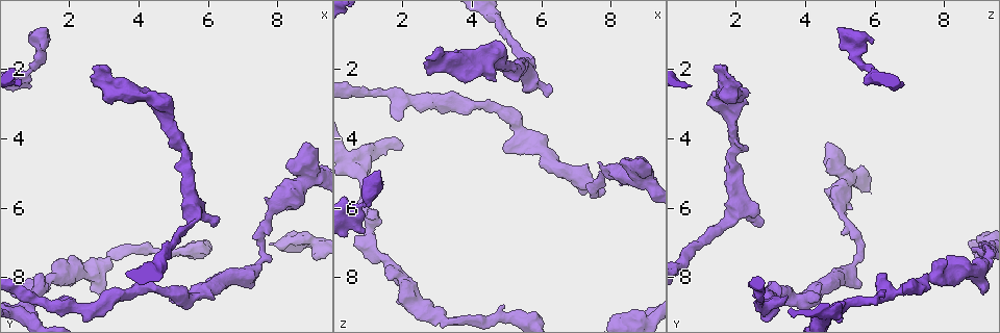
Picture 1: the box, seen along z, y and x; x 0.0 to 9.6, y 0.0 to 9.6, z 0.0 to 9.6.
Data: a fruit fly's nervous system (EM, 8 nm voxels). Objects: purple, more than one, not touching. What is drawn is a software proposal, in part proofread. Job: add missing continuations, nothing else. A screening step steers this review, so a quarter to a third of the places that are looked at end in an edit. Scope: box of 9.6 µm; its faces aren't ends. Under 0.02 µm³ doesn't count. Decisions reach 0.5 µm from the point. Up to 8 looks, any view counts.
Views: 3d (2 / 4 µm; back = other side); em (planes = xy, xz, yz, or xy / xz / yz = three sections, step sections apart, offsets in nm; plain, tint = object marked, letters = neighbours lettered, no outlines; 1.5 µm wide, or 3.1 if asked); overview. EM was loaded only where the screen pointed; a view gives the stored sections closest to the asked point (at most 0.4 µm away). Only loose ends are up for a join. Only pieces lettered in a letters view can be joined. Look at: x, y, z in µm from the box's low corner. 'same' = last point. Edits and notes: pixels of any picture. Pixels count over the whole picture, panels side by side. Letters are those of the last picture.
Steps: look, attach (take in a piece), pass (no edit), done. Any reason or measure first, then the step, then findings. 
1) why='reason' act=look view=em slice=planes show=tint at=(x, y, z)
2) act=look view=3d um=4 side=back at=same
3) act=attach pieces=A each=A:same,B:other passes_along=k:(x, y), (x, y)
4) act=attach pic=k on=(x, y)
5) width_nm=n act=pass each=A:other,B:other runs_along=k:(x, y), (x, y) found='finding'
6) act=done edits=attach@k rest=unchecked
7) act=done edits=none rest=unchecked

act=look view=em slice=planes show=letters at=(3.05, 2.00, 1.35)

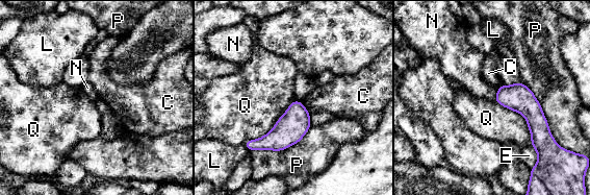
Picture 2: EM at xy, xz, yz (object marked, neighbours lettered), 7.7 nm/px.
width_nm=190 act=pass each=C:other,E:other,L:other,N:other,P:other,Q:other border=2:(497, 90), (494, 100) found='no lettered piece goes on from it'

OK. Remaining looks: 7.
why='branch stops here' act=look view=em slice=xy step=8 show=letters at=(0.85, 2.50, 6.65)

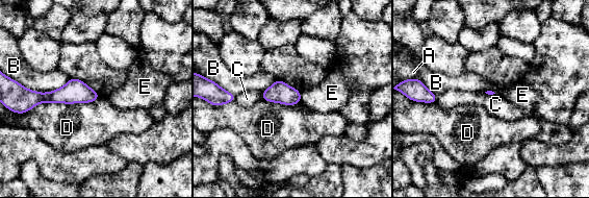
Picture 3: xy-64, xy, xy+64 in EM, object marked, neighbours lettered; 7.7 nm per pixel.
longest_contact=D:600nm act=pass each=A:other,B:other,C:other,D:other,E:other border=3:(100, 96), (39, 102), (22, 114) found='no lettered piece goes on from it'

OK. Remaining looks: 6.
why='branch stops here' act=look view=em slice=xy step=8 show=tint at=(1.80, 8.50, 3.45)

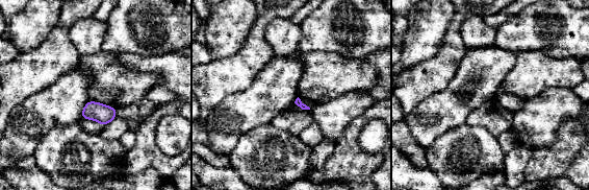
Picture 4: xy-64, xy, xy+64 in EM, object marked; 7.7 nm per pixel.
why='another direction' act=look view=em slice=yz step=8 show=letters at=same

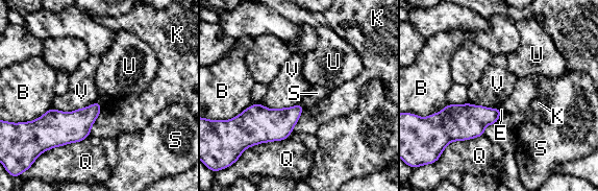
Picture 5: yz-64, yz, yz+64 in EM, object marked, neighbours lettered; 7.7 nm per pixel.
longest_contact=V:360nm act=pass each=B:other,E:other,K:other,Q:other,S:other,U:other,V:other found='no lettered piece goes on from it'

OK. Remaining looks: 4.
act=done edits=none rest=unchecked

